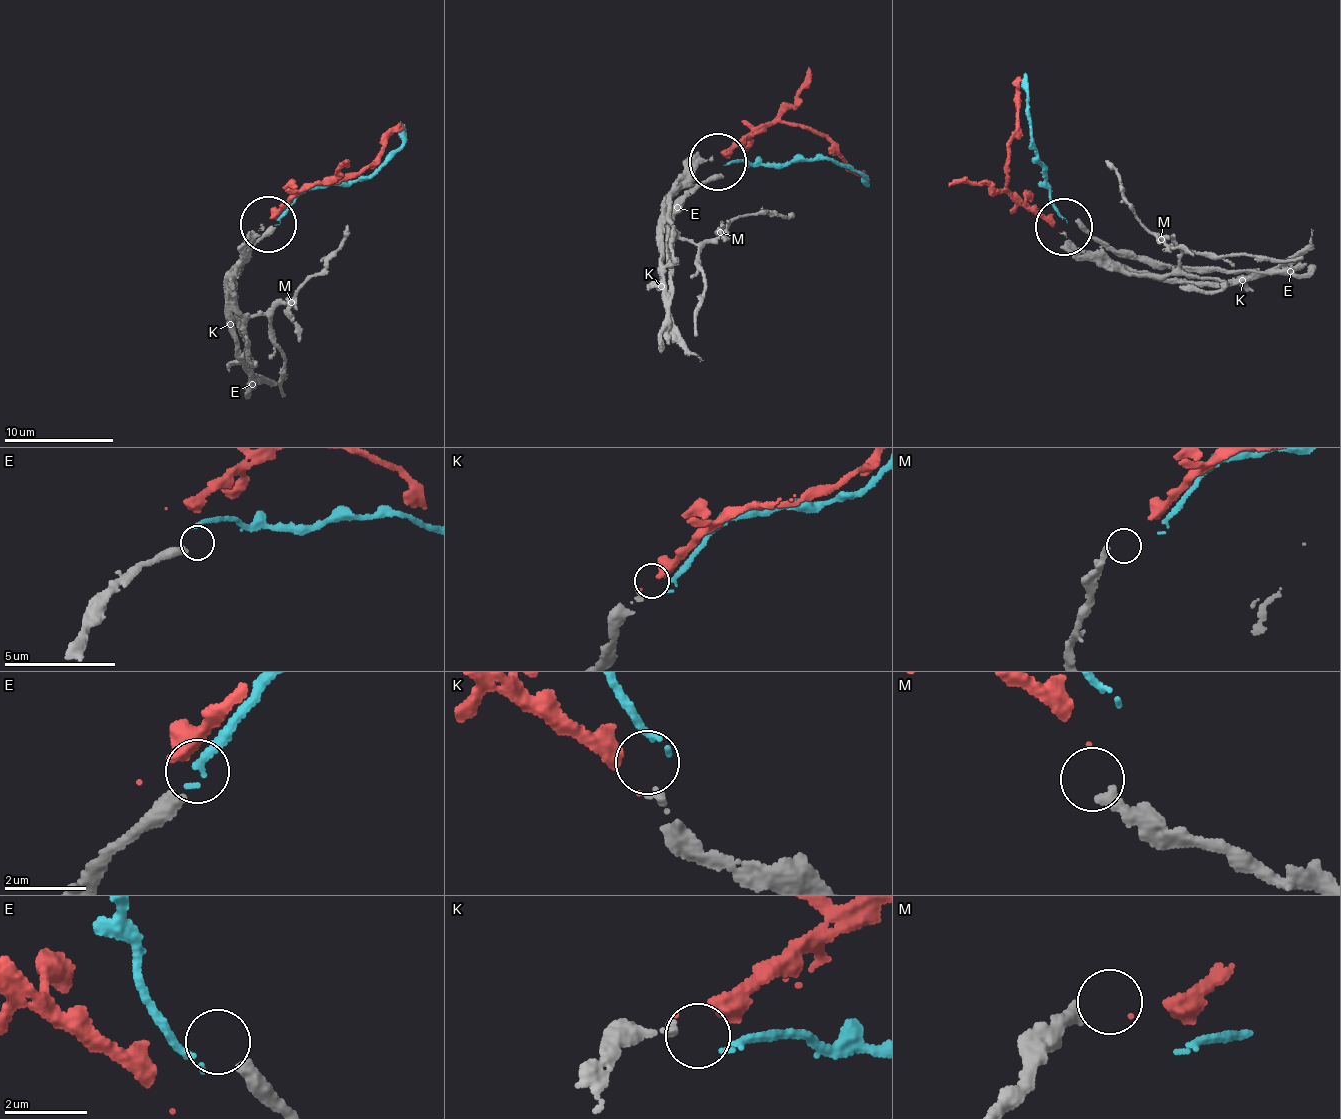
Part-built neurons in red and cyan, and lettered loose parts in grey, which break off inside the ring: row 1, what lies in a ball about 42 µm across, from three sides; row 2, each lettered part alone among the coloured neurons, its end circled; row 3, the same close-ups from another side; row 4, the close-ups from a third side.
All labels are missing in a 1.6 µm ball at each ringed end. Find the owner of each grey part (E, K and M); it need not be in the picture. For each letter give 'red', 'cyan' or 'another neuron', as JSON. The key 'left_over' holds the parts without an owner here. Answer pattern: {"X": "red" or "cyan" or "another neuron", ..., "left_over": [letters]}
{"E": "another neuron", "K": "red", "M": "another neuron", "left_over": ["E", "M"]}

